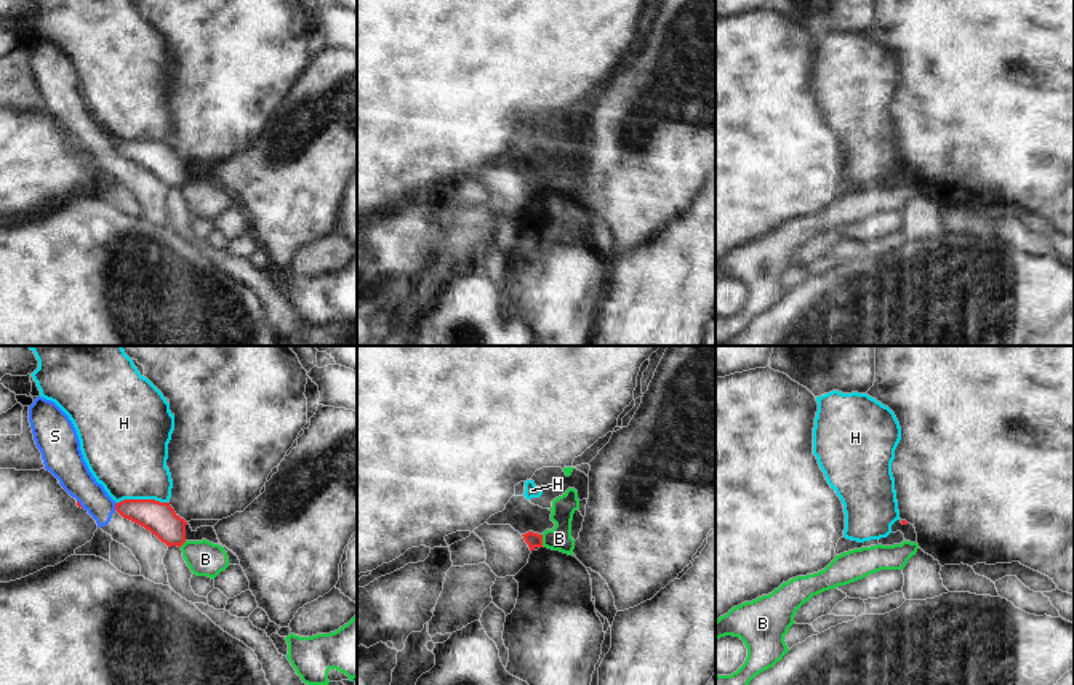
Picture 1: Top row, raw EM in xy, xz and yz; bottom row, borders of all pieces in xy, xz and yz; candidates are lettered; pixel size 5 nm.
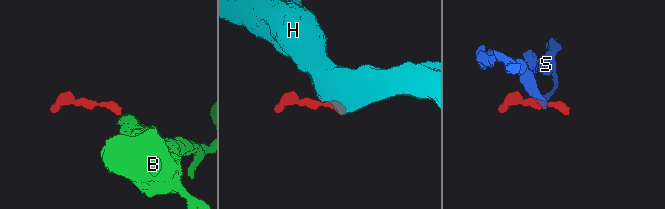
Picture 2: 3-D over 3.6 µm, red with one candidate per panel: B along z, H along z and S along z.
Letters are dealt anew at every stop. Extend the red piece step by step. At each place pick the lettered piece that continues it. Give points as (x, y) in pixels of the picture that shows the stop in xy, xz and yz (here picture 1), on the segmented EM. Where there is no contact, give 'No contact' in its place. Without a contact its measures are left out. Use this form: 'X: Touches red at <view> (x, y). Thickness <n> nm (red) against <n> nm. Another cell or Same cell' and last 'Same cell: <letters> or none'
B: Touches red at xz (541, 540). Thickness 80 nm (red) against 120 nm. Another cell
H: Touches red at xy (141, 500). Thickness 160 nm (red) against 400 nm. Another cell
S: Touches red at xy (116, 506). Thickness 160 nm (red) against 160 nm. Another cell
Same cell: none.

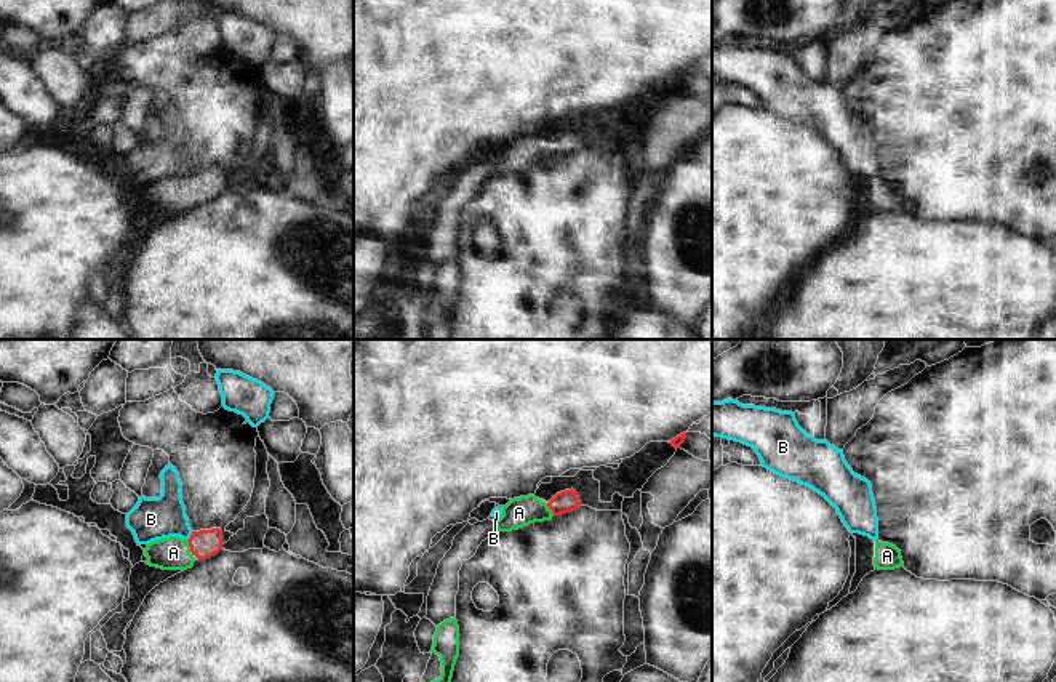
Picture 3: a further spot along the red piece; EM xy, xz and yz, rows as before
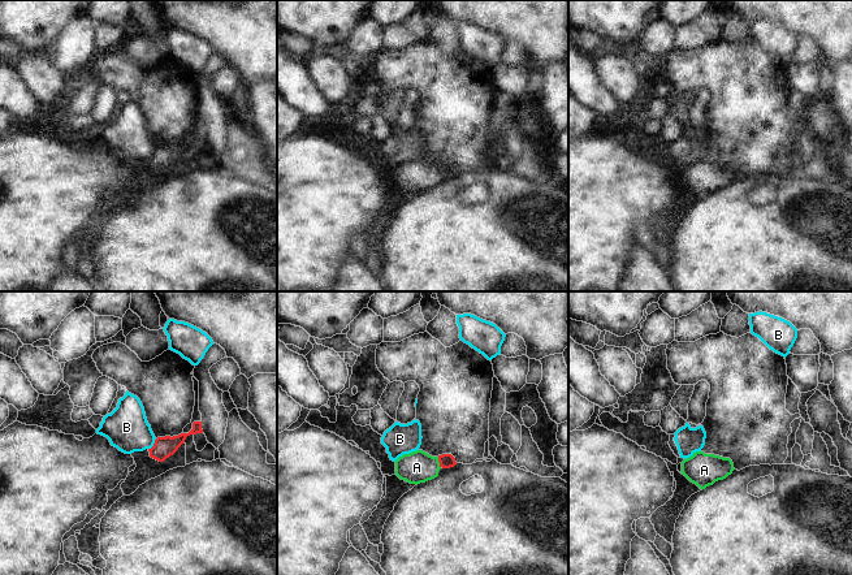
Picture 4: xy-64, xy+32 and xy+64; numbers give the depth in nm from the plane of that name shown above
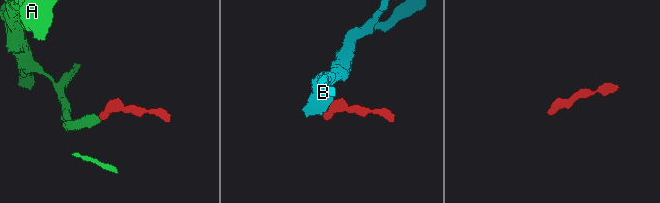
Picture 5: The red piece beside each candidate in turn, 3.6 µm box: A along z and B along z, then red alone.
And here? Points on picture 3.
A: Touches red at xy (191, 548). Thickness 140 nm (red) against 170 nm. Same cell
B: Touches red at xy (191, 537). Thickness 140 nm (red) against 220 nm. Another cell
Same cell: A.

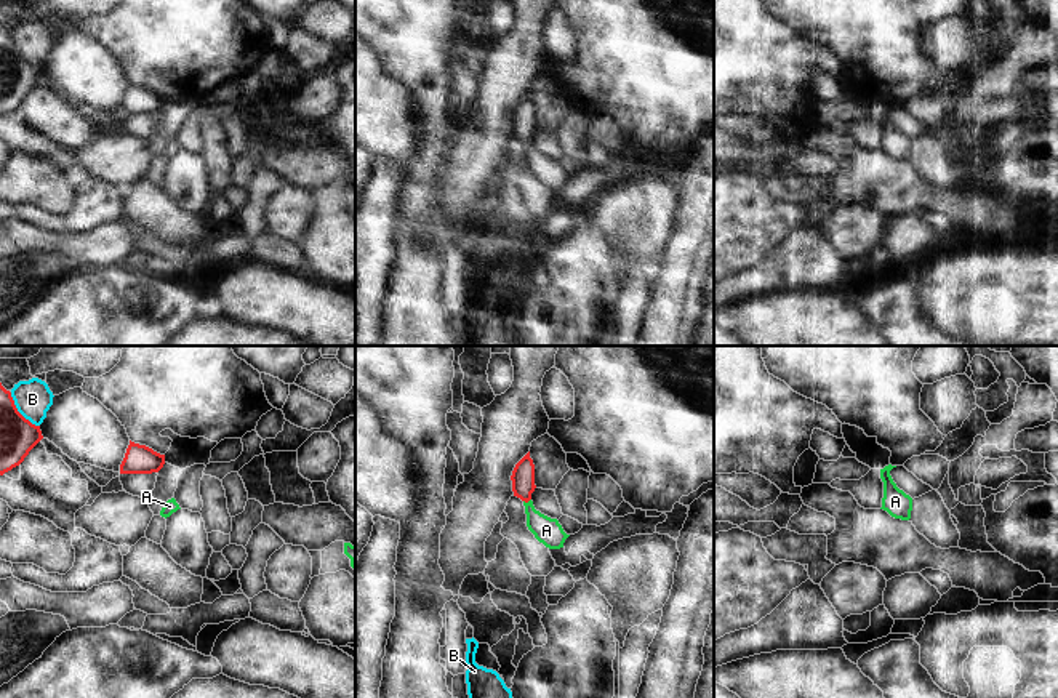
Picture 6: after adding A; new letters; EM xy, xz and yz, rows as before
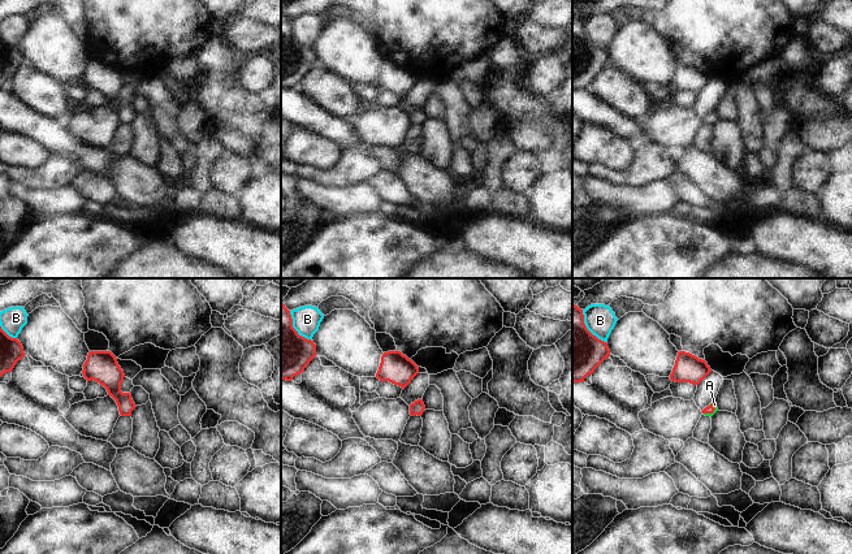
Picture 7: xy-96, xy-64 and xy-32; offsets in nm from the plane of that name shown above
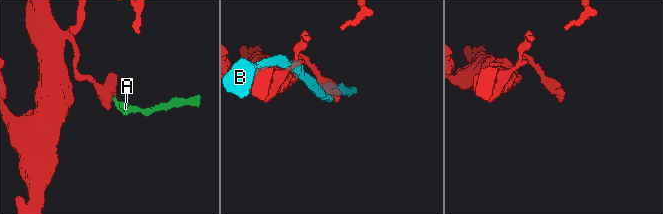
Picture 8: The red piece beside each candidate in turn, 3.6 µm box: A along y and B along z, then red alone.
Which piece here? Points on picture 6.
A: Touches red at xz (527, 501). Thickness 120 nm (red) against 140 nm. Same cell
B: Touches red at xy (18, 412). Thickness 190 nm (red) against 190 nm. Another cell
Same cell: A.

